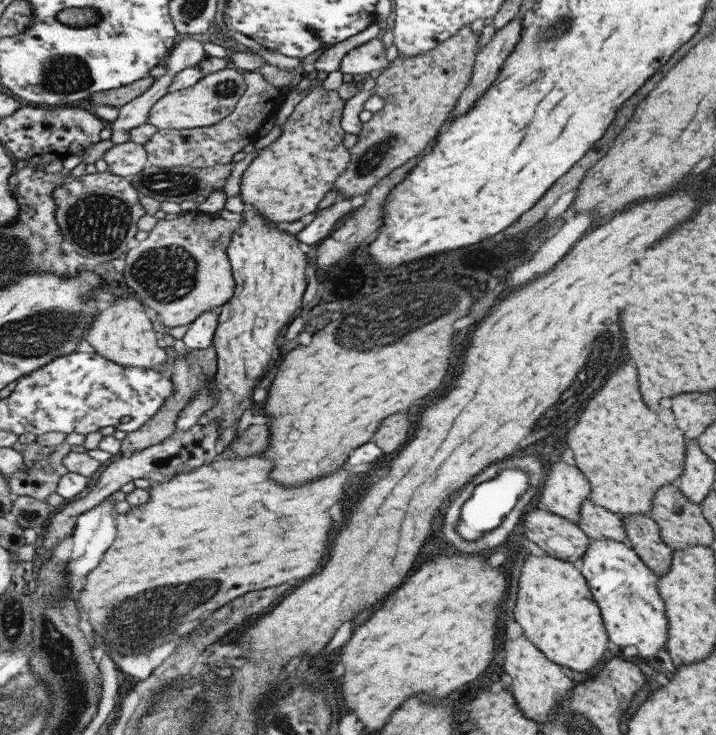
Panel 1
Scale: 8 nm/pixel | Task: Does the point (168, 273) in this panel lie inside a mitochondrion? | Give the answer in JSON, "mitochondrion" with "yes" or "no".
{"mitochondrion":"yes"}

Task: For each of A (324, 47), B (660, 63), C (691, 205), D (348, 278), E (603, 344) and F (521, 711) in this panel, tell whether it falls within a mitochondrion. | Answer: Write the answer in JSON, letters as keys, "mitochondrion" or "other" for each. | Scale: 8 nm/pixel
{"A":"other","B":"other","C":"other","D":"mitochondrion","E":"mitochondrion","F":"other"}

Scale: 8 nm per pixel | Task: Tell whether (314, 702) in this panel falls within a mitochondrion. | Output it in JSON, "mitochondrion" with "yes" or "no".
{"mitochondrion":"yes"}

